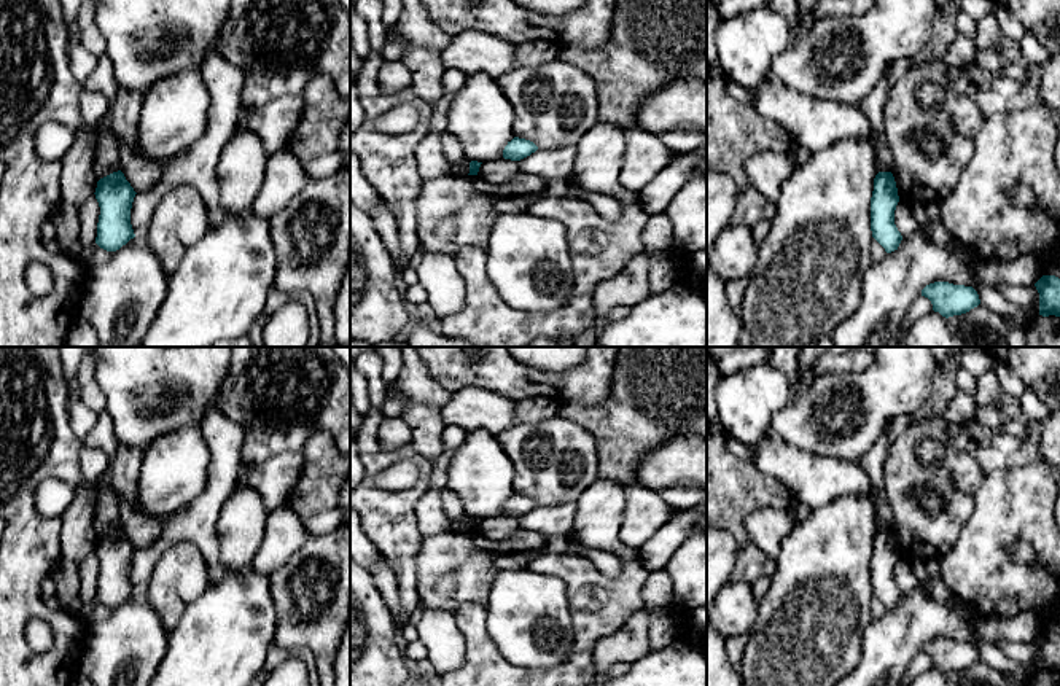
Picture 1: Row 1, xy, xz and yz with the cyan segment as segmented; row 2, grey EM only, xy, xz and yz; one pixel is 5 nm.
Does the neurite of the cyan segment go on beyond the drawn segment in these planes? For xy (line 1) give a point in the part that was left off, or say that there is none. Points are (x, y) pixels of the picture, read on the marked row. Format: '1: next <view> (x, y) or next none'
1: next none

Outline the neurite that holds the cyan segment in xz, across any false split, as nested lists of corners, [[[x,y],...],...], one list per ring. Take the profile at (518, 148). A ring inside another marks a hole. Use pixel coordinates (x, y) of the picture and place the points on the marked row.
[[[514,137],[503,150],[503,158],[511,161],[520,161],[532,153],[535,153],[538,146],[525,138]]]

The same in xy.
[[[118,170],[100,178],[94,194],[100,207],[95,244],[107,251],[116,251],[135,237],[131,209],[137,193]]]

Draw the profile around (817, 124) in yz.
[[[772,75],[753,94],[751,108],[781,126],[812,153],[847,138],[872,140],[872,124],[859,107],[815,99],[785,86]]]

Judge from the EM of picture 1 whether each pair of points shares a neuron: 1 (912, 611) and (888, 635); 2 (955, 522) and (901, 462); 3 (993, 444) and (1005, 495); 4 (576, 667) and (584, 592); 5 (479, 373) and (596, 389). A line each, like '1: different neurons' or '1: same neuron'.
1: same neuron
2: same neuron
3: different neurons
4: same neuron
5: same neuron

